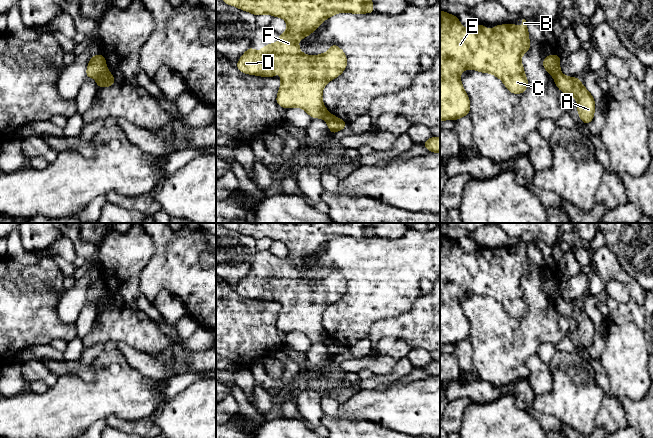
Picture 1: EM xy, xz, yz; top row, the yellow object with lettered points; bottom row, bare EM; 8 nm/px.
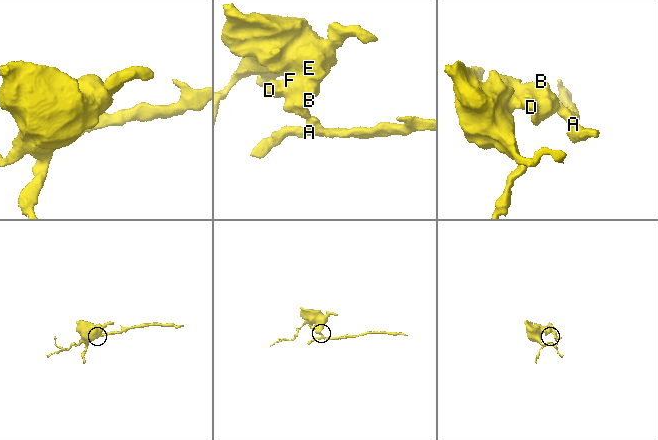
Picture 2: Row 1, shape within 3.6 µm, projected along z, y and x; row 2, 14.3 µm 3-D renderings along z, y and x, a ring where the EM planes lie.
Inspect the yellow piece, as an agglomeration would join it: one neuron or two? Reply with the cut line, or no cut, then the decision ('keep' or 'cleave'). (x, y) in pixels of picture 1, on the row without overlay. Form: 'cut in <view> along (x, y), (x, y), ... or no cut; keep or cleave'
cut in xy along (106, 293), (97, 303); cleave

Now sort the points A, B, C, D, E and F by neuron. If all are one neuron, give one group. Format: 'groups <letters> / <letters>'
groups A / B C D E F

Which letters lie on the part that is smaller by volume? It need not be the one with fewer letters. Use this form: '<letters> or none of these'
A

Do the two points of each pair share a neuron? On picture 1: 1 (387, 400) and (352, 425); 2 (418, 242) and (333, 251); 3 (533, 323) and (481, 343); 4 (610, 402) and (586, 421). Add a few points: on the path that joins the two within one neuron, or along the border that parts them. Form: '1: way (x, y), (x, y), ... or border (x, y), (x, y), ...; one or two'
1: border (337, 416), (368, 419), (382, 426); two
2: way (397, 251), (354, 251); one
3: way (520, 336), (507, 343), (494, 343); one
4: border (605, 395), (599, 413), (596, 416), (596, 427); two

